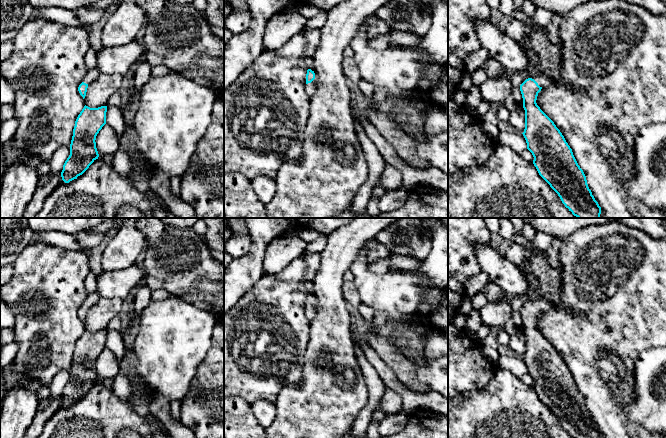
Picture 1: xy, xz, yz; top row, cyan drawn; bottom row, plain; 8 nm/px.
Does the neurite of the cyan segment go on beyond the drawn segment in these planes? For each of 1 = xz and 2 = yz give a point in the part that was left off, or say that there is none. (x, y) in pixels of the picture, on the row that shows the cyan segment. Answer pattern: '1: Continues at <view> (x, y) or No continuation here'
1: Continues at xz (310, 88)
2: Continues at yz (543, 80)

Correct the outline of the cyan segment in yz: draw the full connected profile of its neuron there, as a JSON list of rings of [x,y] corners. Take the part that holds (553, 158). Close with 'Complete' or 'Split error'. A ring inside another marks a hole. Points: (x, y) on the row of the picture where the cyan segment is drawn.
[[[539,74],[520,85],[525,110],[522,133],[539,175],[558,194],[562,203],[577,218],[600,218],[601,207],[588,187],[586,176],[572,149],[554,122],[540,109],[536,100],[550,79]]]. Split error

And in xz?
[[[308,69],[306,74],[305,91],[309,96],[313,95],[316,91],[316,82],[314,79],[315,79],[314,71]]]. Split error

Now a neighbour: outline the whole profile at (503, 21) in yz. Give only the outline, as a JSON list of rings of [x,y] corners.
[[[486,0],[486,1],[490,7],[492,19],[495,19],[498,23],[499,28],[502,31],[504,31],[511,22],[511,19],[500,11],[499,9],[500,0]]]

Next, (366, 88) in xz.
[[[361,79],[357,84],[360,92],[363,95],[368,98],[372,98],[375,91],[375,87],[371,83],[366,82],[364,79]]]

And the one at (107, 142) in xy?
[[[105,124],[96,136],[96,148],[99,156],[113,155],[118,150],[119,139],[113,128]]]

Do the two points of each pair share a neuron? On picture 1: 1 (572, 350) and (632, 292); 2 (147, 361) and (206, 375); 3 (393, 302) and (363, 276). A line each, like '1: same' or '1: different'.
1: same
2: different
3: same

